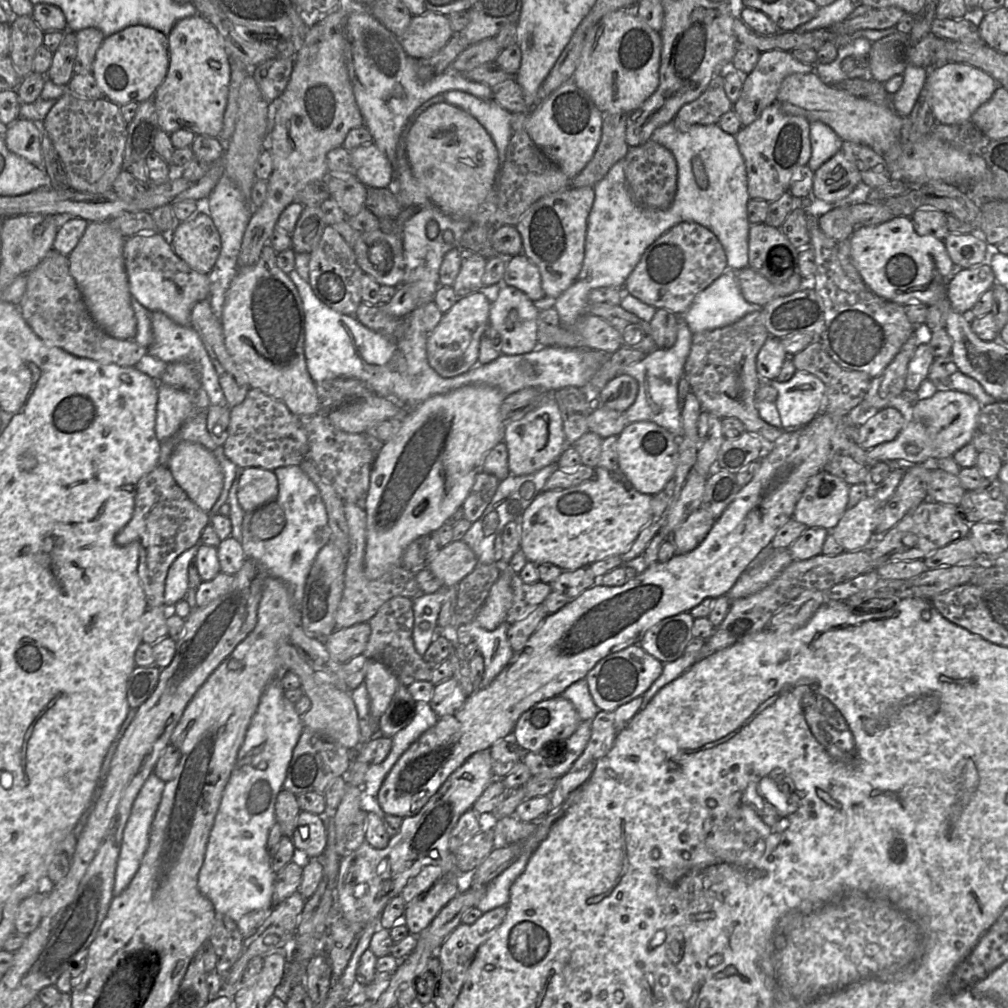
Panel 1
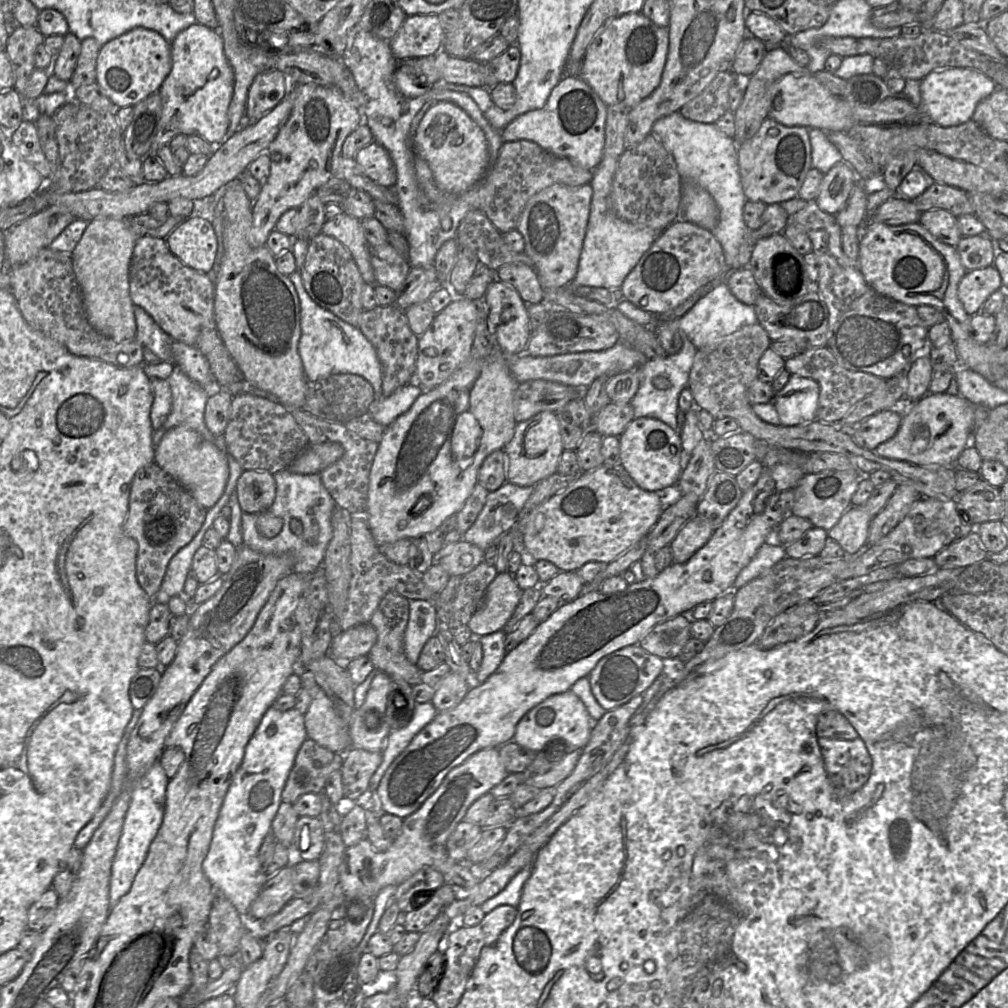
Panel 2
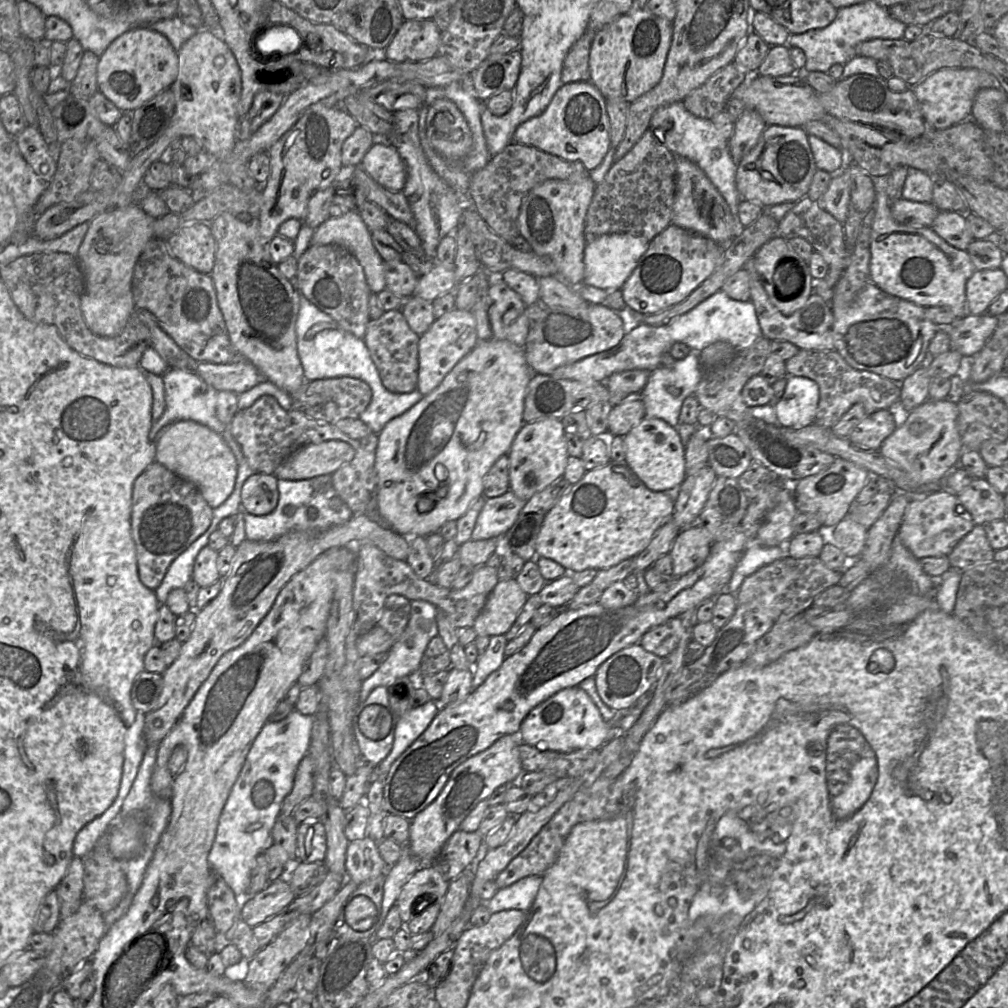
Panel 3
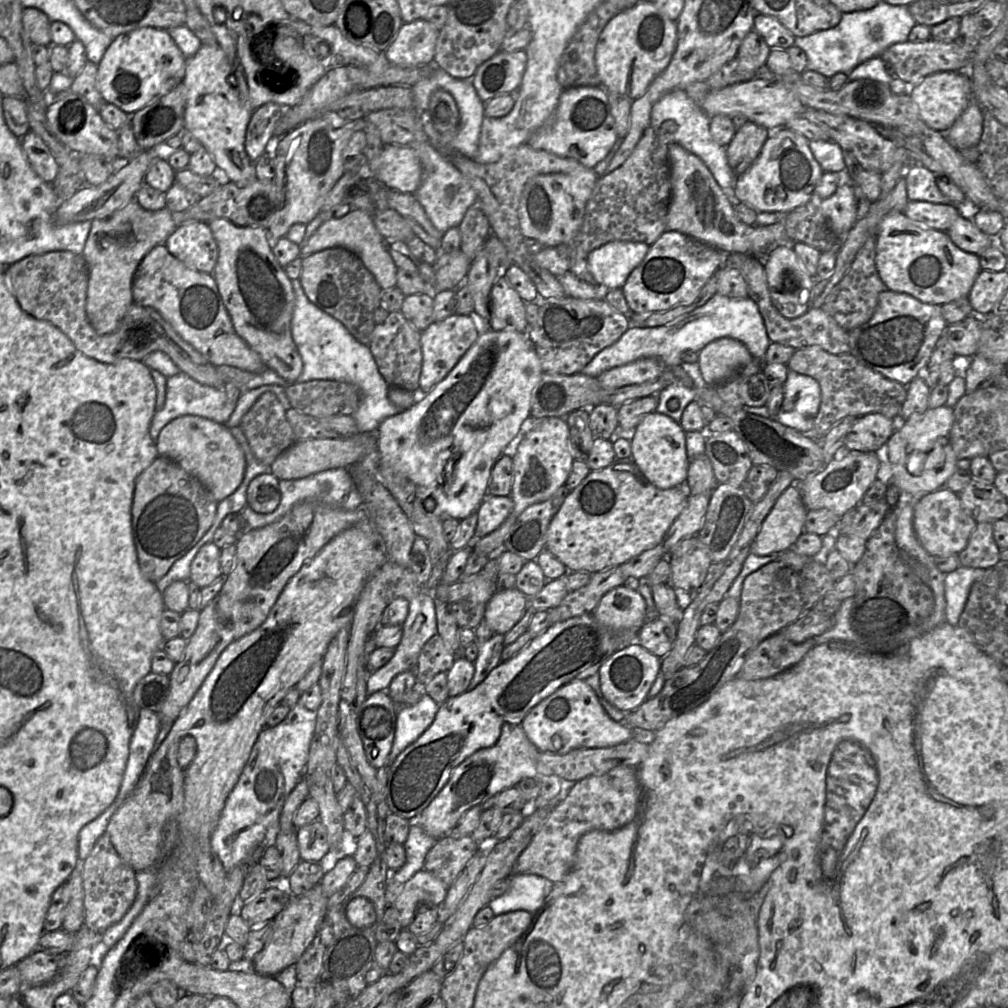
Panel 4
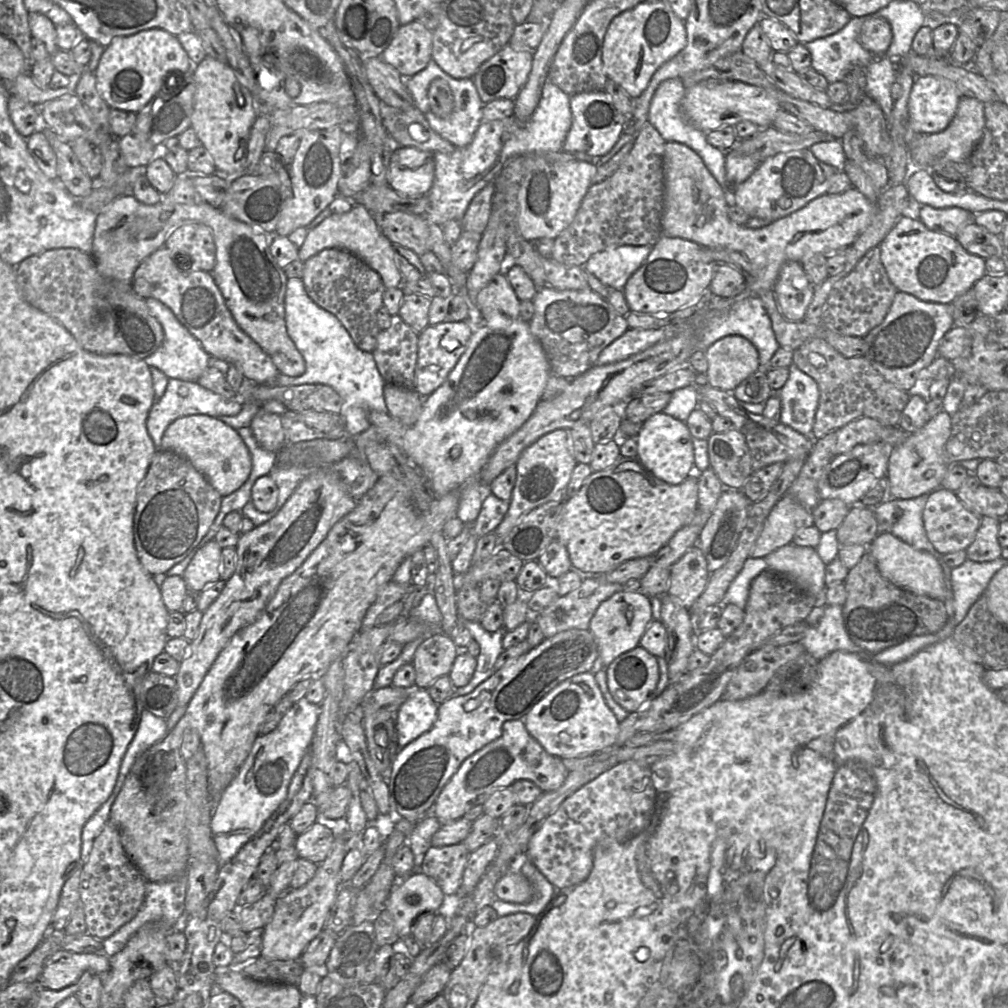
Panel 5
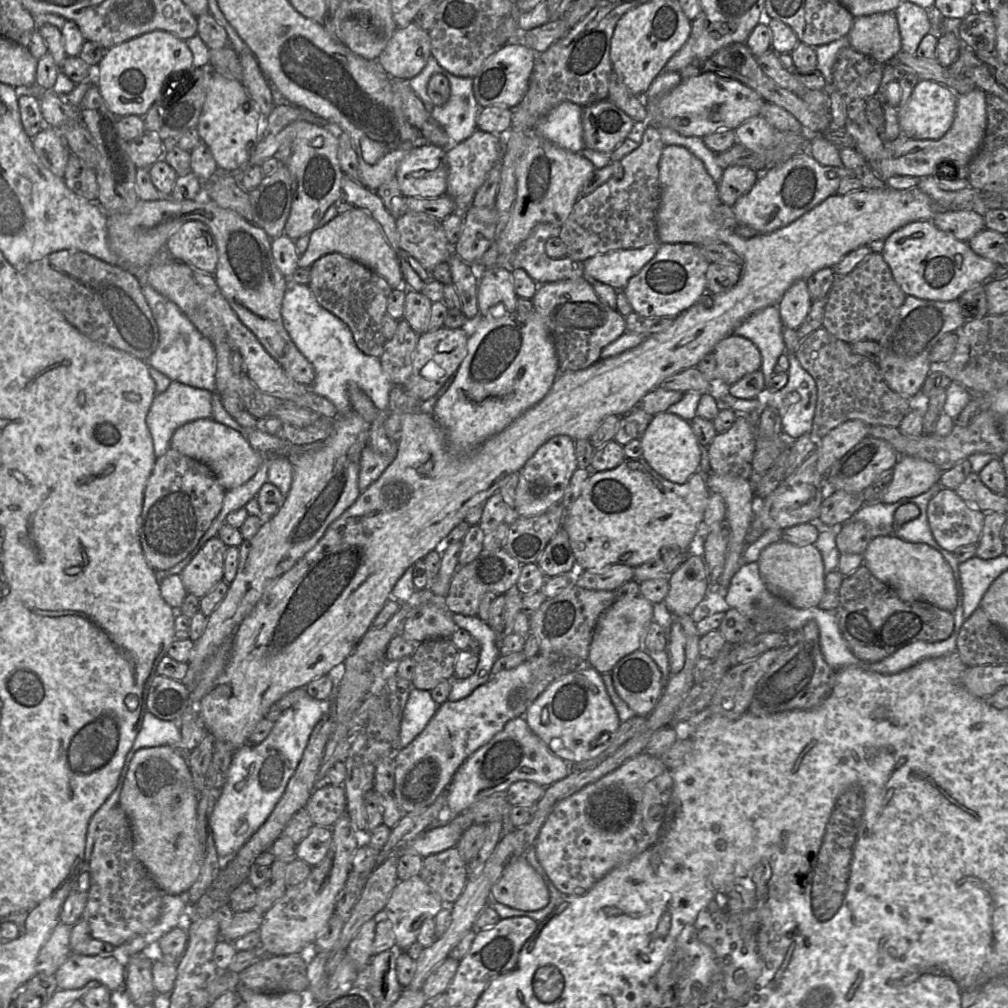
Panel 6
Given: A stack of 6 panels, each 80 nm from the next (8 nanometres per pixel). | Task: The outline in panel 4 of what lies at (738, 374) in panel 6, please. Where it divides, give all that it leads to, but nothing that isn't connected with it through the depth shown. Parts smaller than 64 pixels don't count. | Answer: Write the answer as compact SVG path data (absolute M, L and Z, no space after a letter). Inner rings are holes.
M729 337L710 342L698 354L699 368L708 386L729 380L754 359L742 342Z

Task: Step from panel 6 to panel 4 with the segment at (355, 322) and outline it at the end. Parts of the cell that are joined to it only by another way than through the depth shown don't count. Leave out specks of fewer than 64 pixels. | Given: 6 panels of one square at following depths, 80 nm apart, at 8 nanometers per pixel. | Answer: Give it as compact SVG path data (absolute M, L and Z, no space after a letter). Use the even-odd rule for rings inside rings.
M333 247L303 257L299 280L313 304L340 321L357 341L370 344L376 326L374 311L381 305L383 290L355 253L344 247Z

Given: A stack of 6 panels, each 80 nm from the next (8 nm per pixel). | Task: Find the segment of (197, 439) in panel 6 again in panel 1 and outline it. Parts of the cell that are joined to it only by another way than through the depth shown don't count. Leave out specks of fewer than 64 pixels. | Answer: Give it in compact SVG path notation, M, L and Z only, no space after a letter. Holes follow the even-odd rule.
M181 441L175 446L167 468L177 484L200 510L209 512L212 509L222 491L223 473L211 451L199 443Z

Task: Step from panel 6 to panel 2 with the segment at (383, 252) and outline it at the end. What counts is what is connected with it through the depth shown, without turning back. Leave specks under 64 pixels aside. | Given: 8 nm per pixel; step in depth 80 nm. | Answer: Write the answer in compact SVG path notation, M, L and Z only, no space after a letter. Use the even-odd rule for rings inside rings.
M343 213L333 219L328 219L321 233L341 242L350 251L364 282L377 285L371 265L371 246L364 236L359 219Z

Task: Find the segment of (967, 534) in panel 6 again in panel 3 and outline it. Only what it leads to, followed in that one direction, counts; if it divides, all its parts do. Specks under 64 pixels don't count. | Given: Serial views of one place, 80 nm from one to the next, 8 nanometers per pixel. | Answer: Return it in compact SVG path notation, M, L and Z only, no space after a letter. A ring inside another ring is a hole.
M938 489L925 496L911 499L897 533L899 539L918 559L949 555L975 526L969 513L959 504L957 494L947 489Z

